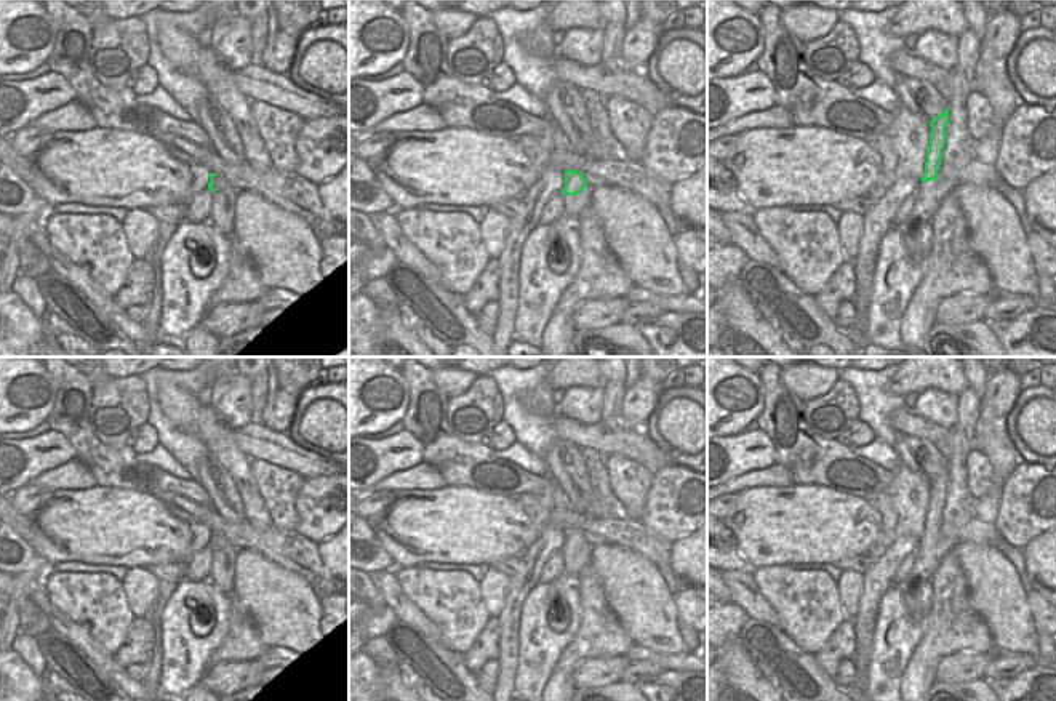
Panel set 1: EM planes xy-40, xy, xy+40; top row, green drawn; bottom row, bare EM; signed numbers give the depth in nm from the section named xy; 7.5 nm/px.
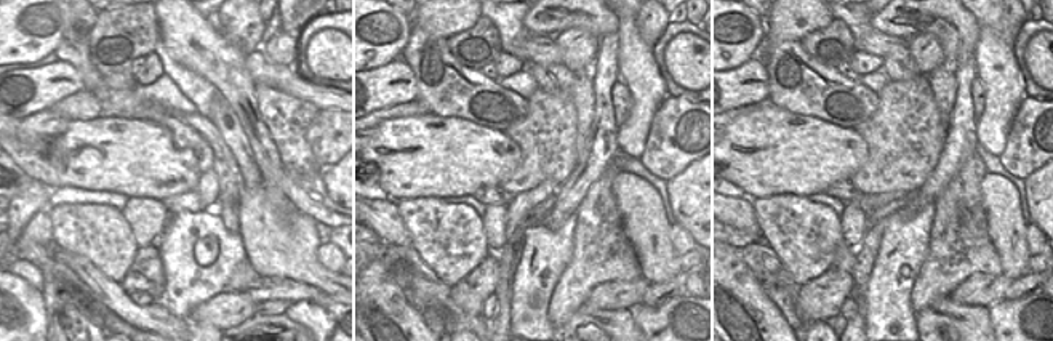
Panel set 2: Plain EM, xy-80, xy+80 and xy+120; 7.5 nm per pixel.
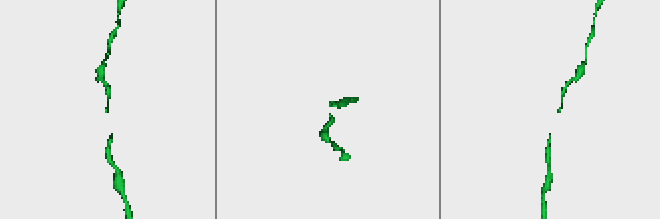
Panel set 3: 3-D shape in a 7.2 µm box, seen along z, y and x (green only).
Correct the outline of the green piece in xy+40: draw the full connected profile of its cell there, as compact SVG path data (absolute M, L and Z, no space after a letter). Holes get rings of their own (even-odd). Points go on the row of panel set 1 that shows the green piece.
M949 109L930 122L931 133L930 133L930 146L926 149L926 162L925 162L925 173L922 182L928 182L931 179L938 181L938 170L939 162L942 158L942 149L946 144L946 126L949 123Z

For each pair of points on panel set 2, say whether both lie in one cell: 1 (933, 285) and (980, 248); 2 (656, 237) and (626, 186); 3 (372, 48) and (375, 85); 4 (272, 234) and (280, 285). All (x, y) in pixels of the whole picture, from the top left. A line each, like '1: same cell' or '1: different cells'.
1: same cell
2: same cell
3: different cells
4: different cells

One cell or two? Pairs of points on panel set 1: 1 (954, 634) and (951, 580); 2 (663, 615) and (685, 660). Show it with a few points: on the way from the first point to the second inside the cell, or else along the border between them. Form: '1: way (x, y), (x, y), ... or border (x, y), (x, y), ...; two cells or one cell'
1: way (952, 621), (951, 592); one cell
2: border (645, 647), (655, 652), (690, 653); two cells

